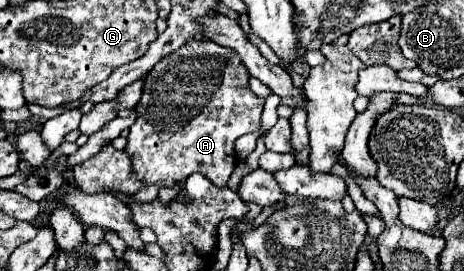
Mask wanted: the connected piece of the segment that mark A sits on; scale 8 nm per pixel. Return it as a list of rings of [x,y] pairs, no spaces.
[[[187,42],[175,54],[163,58],[147,76],[143,86],[143,98],[139,100],[137,122],[131,126],[127,136],[127,154],[133,160],[135,180],[145,180],[145,184],[161,182],[163,186],[173,186],[175,182],[185,182],[193,172],[201,172],[213,184],[225,186],[235,168],[235,140],[243,134],[261,128],[263,102],[249,90],[249,74],[235,50],[217,46],[215,42]]]

